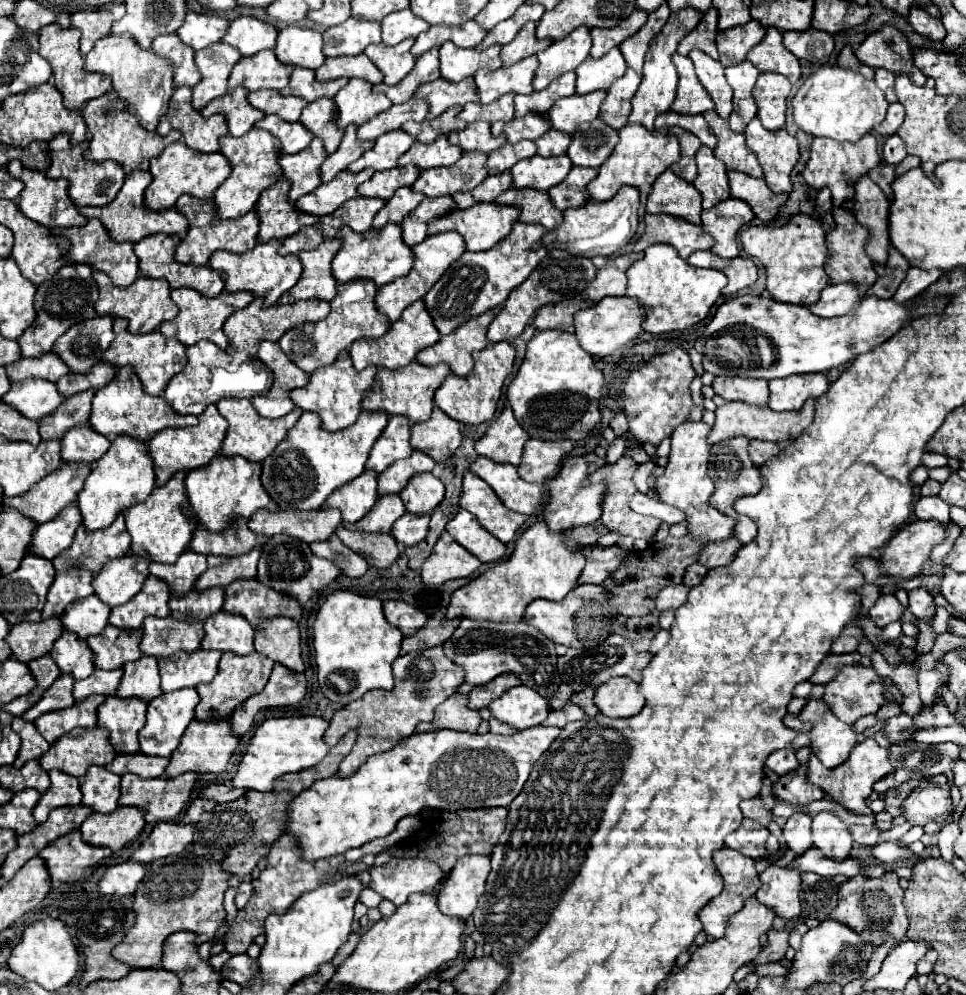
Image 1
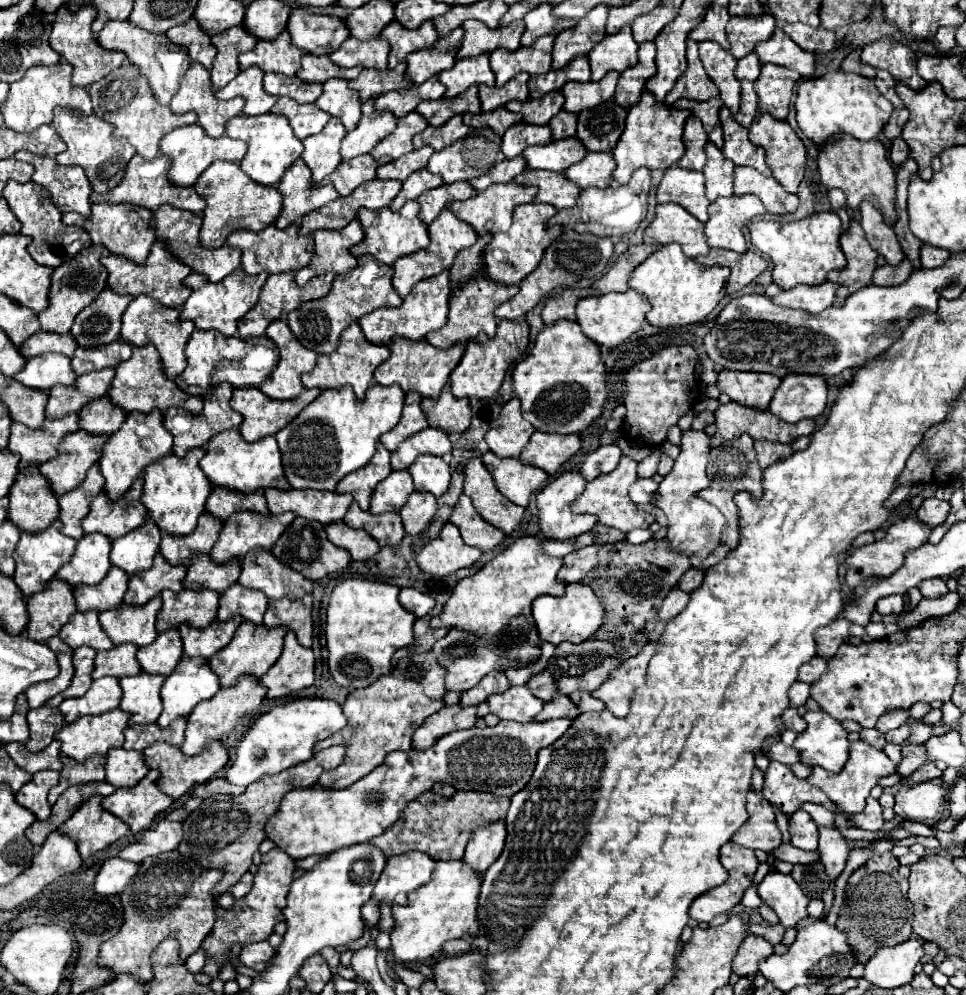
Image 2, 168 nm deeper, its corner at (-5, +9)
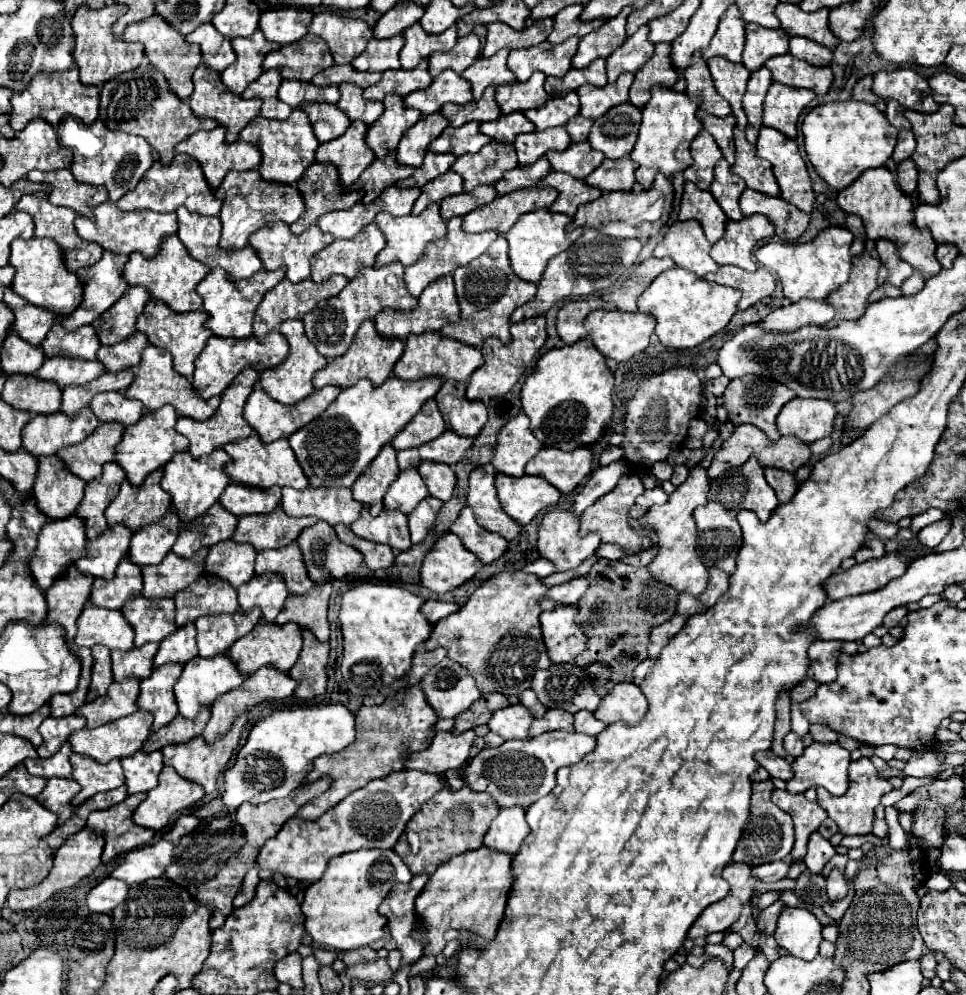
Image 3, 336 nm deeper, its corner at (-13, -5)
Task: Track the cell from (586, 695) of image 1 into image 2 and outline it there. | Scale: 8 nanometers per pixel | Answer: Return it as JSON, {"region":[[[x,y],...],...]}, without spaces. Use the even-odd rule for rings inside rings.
{"region":[[[574,692],[572,696],[572,702],[578,706],[578,710],[580,712],[594,712],[594,710],[604,710],[606,706],[604,706],[604,702],[600,702],[600,700],[596,700],[592,694],[588,694],[588,692]]]}

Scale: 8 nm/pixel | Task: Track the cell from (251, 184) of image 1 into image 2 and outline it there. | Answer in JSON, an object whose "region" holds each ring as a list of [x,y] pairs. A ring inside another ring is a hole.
{"region":[[[238,114],[234,118],[228,120],[226,124],[226,134],[230,138],[240,138],[248,144],[248,154],[244,156],[244,160],[240,162],[240,168],[258,184],[264,184],[264,186],[272,186],[272,184],[278,184],[280,178],[284,176],[286,168],[296,160],[300,158],[304,146],[302,146],[302,140],[298,140],[288,124],[288,118],[286,116],[278,116],[278,114],[262,114],[262,116],[244,116],[244,114]]]}

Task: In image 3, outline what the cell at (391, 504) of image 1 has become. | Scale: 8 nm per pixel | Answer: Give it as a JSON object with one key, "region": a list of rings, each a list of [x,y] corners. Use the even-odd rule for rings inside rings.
{"region":[[[418,470],[400,472],[400,476],[392,482],[384,496],[384,510],[398,510],[410,514],[424,496],[428,496],[428,488],[424,486]]]}

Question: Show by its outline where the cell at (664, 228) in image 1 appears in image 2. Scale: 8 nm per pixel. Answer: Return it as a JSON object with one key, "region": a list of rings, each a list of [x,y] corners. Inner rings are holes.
{"region":[[[658,204],[656,206],[656,218],[644,232],[644,244],[672,244],[672,242],[680,244],[688,258],[706,256],[710,250],[706,236],[704,236],[704,224],[700,220],[696,220],[680,204]]]}

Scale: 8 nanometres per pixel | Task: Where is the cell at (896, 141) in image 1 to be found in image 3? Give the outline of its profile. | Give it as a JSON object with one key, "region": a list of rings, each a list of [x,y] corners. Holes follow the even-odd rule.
{"region":[[[904,160],[898,164],[898,186],[902,188],[902,192],[910,194],[916,190],[916,178],[918,178],[918,170],[916,170],[916,164],[914,160]]]}

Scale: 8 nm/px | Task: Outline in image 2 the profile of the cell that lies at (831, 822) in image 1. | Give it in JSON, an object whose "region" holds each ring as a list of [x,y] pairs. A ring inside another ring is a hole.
{"region":[[[820,828],[820,862],[826,868],[830,880],[836,880],[848,860],[848,842],[836,828]]]}

